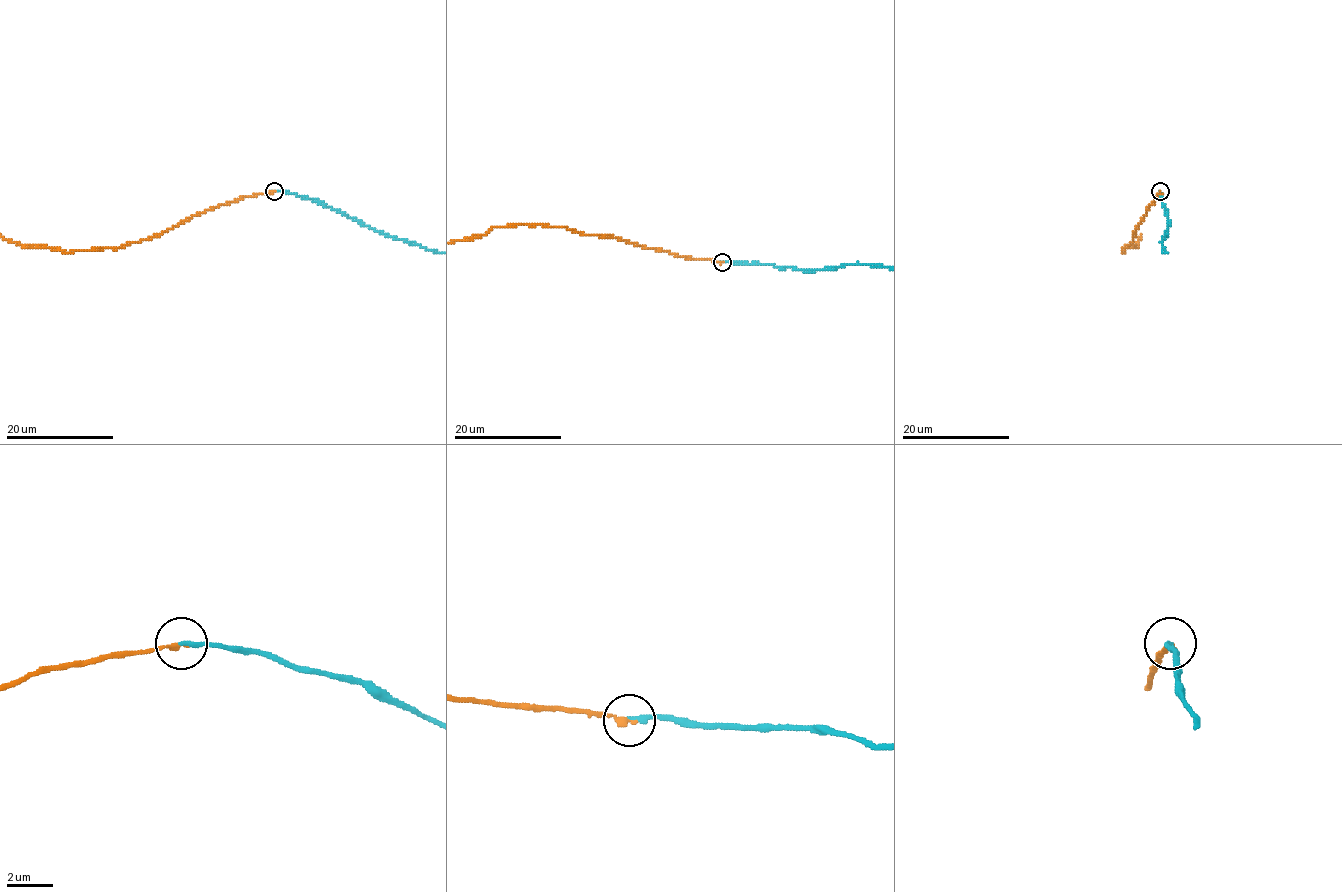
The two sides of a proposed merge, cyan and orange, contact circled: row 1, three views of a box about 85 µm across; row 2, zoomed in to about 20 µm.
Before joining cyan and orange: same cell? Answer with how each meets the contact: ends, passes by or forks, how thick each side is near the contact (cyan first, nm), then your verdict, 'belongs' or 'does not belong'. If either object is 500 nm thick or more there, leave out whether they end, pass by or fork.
cyan ends there; orange ends there; 200 nm thick on the cyan side, 190 nm on the other; belongs

